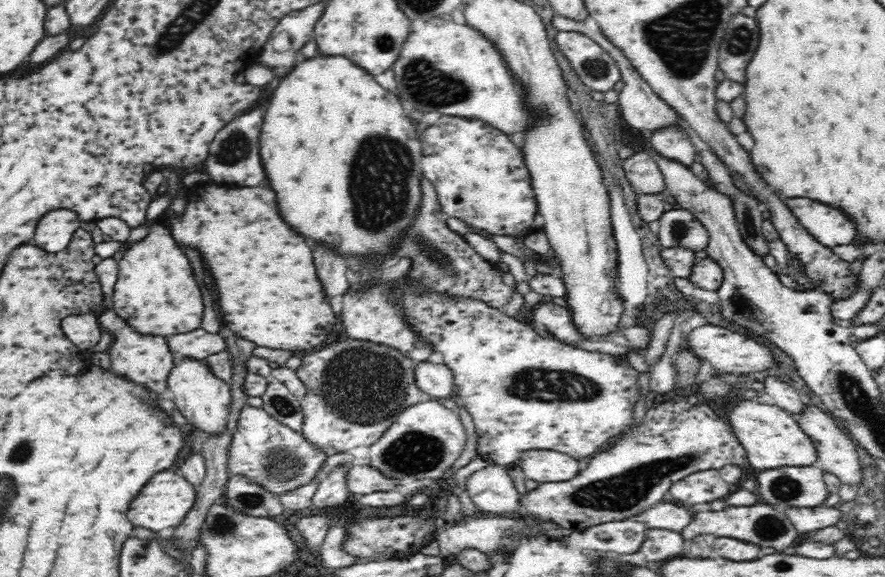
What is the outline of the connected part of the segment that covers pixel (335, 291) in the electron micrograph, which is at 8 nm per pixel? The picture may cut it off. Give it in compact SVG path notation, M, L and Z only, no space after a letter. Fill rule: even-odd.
M316 246L314 248L314 264L316 264L316 274L324 286L324 294L328 298L344 296L348 290L344 258L336 256L332 250L328 250L324 246Z

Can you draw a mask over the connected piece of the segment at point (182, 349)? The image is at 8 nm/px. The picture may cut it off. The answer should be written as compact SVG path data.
M198 328L194 332L166 338L170 353L180 354L184 359L204 360L224 351L225 343L219 334L208 334Z

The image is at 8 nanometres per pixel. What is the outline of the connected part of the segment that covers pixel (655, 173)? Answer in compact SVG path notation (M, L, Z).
M645 151L623 160L624 176L638 195L666 192L665 180L655 159Z

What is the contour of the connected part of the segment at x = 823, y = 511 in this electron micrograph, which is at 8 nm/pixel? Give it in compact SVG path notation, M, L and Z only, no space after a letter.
M820 505L812 508L788 506L784 513L791 519L796 530L802 534L808 534L808 532L814 532L827 526L834 526L840 520L840 511L836 506Z

